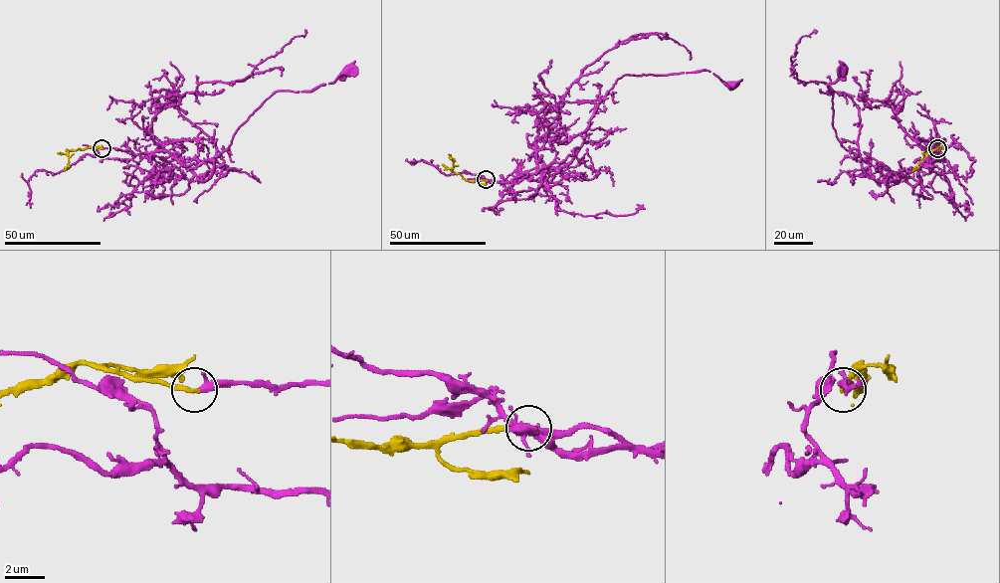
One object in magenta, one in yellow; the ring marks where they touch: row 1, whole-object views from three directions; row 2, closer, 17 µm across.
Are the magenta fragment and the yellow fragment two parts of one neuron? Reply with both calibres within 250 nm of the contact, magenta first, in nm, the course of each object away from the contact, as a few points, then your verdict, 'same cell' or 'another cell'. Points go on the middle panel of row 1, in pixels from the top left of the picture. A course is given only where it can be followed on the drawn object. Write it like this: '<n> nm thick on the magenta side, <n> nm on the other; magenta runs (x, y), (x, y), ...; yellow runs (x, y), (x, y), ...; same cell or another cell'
240 nm thick on the magenta side, 240 nm on the other; magenta runs (486, 180), (513, 182), (519, 176), (564, 166), (584, 140), (598, 103), (624, 75), (704, 70), (733, 86); yellow runs (486, 180), (469, 181), (455, 173), (449, 154); same cell

